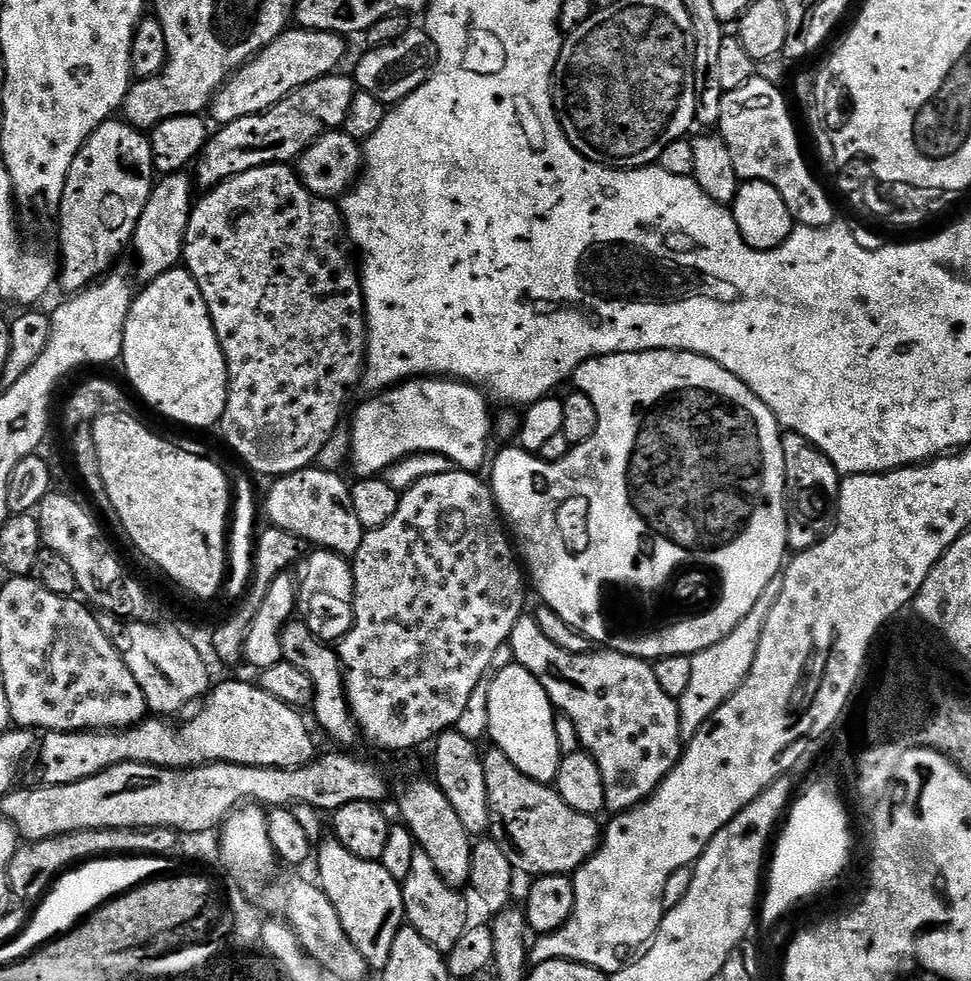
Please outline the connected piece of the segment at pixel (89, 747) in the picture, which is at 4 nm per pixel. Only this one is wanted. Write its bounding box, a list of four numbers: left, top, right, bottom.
[35,679,317,786]

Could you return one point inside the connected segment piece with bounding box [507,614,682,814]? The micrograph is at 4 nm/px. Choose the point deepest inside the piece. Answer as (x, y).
(625, 721)

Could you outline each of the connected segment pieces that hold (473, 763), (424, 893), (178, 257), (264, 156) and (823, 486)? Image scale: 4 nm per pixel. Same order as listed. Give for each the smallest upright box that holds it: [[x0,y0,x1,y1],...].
[[432,730,490,838],[402,851,470,954],[134,171,194,282],[194,75,358,190],[782,431,842,553]]

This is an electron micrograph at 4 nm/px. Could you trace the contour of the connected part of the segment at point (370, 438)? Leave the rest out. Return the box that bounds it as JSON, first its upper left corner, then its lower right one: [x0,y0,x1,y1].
[350,378,494,477]

